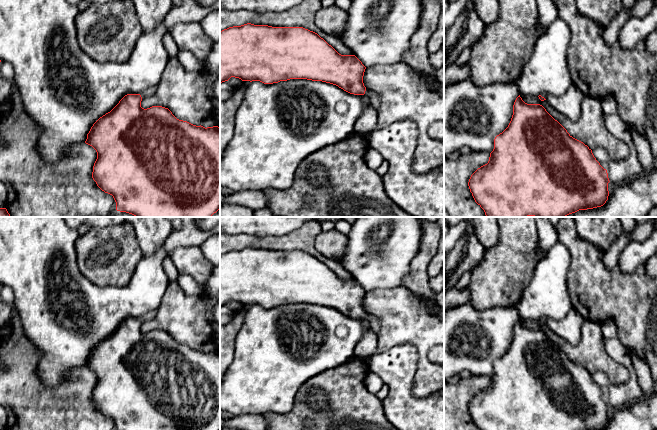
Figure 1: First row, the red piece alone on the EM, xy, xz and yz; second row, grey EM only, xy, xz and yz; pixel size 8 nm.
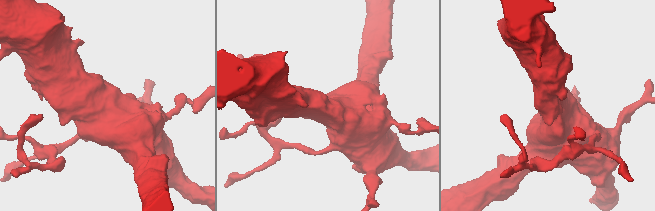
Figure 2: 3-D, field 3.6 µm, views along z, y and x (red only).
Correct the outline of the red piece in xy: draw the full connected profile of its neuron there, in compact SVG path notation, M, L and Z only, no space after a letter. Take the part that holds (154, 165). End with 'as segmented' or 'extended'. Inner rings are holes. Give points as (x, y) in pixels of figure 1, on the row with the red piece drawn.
M157 85L145 90L141 94L127 94L108 113L100 117L87 134L86 144L92 146L97 152L97 159L93 166L92 178L97 186L113 196L116 210L126 212L135 217L211 217L220 209L220 127L196 126L187 121L177 119L172 112L162 106L152 106L144 109L141 101L145 97L155 94Z | extended

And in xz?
M247 23L220 31L220 83L228 81L231 77L239 78L242 81L260 81L264 84L290 79L322 81L336 85L350 94L367 96L370 104L377 110L380 106L380 98L364 86L365 69L366 67L355 55L339 54L317 33L303 27L272 27Z | extended

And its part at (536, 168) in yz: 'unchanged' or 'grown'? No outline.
unchanged

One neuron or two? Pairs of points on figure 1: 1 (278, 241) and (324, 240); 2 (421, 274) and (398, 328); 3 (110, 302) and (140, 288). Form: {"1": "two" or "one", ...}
{"1": "two", "2": "two", "3": "one"}

